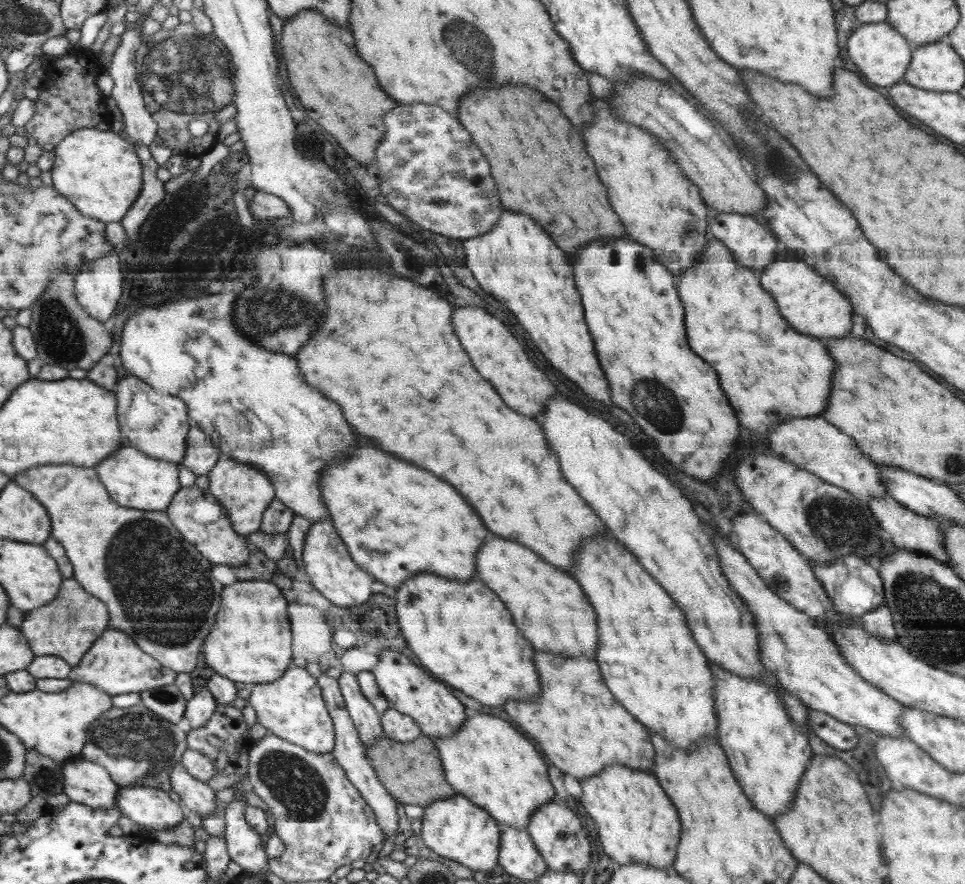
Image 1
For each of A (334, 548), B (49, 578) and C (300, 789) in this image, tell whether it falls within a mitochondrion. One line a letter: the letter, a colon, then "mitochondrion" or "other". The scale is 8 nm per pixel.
A: mitochondrion
B: other
C: mitochondrion

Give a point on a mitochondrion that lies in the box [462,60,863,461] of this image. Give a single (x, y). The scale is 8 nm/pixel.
(659, 406)

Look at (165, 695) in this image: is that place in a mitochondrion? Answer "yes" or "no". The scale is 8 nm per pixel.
yes

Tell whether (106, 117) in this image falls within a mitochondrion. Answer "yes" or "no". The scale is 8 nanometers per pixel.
no

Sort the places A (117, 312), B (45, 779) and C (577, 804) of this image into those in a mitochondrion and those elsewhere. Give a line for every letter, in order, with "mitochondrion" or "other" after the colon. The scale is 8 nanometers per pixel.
A: other
B: mitochondrion
C: other

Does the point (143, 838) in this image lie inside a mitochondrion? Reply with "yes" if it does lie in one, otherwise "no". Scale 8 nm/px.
no

